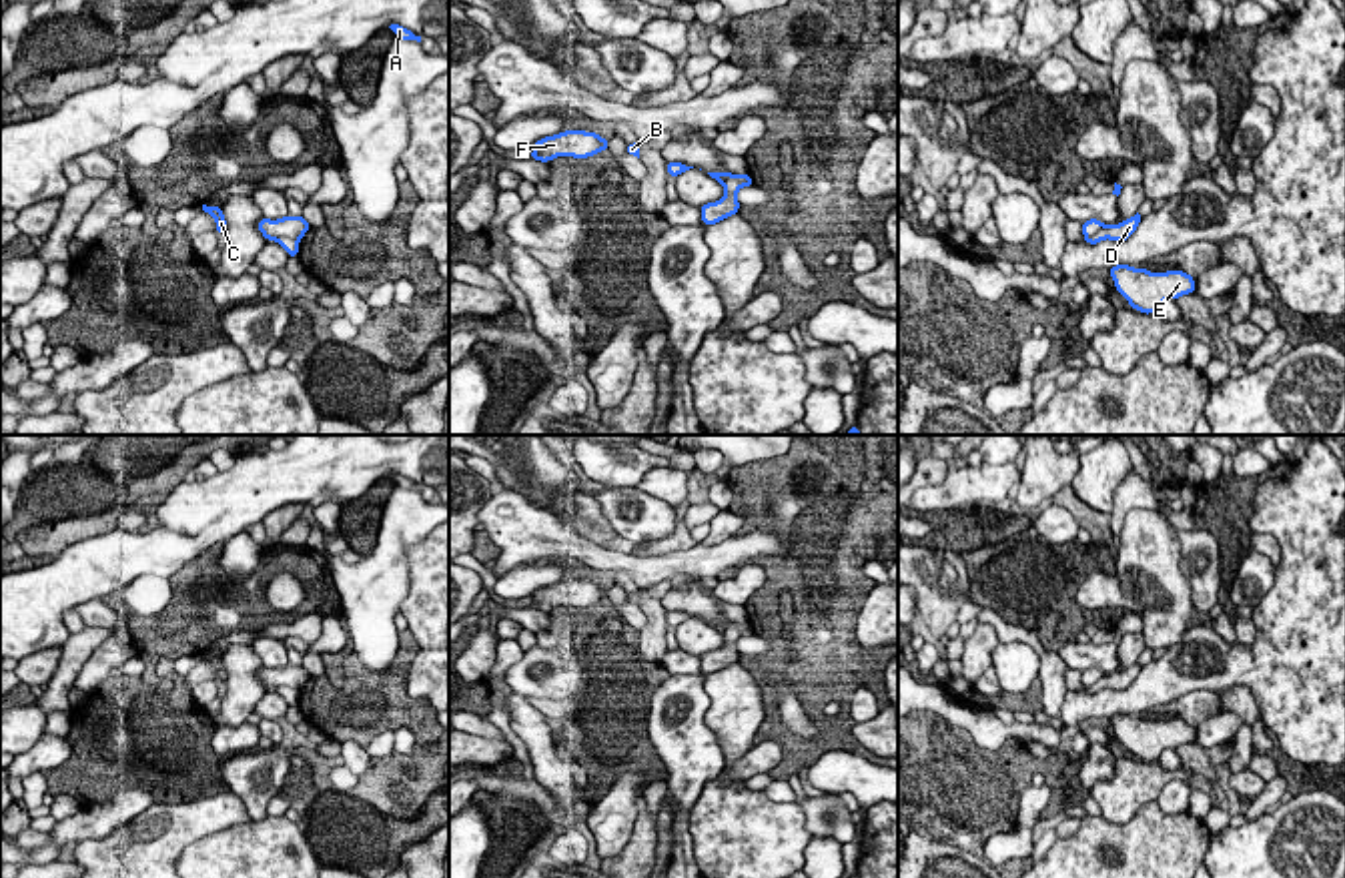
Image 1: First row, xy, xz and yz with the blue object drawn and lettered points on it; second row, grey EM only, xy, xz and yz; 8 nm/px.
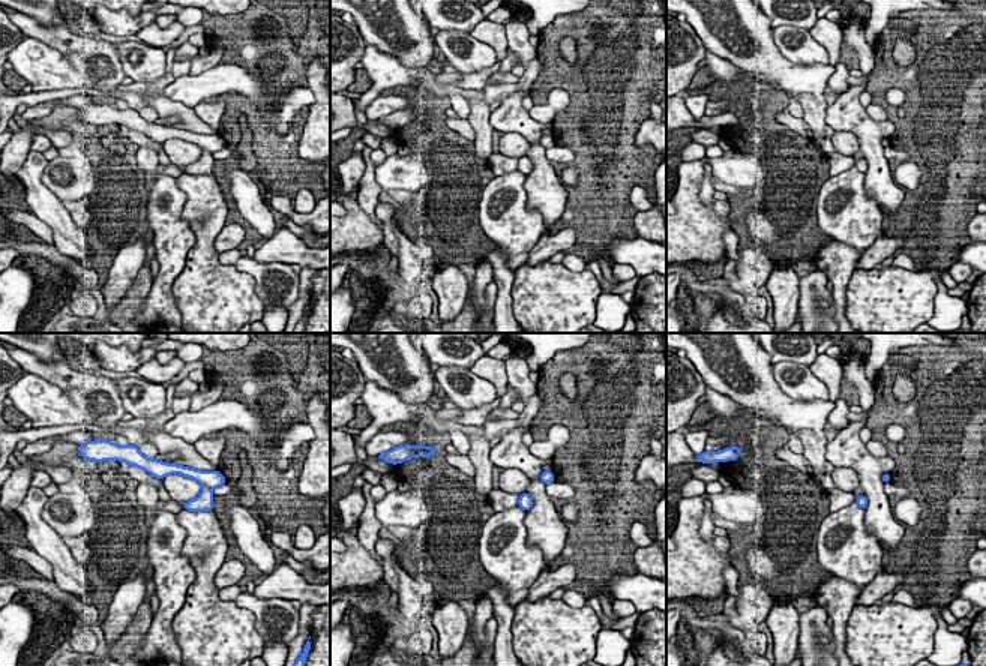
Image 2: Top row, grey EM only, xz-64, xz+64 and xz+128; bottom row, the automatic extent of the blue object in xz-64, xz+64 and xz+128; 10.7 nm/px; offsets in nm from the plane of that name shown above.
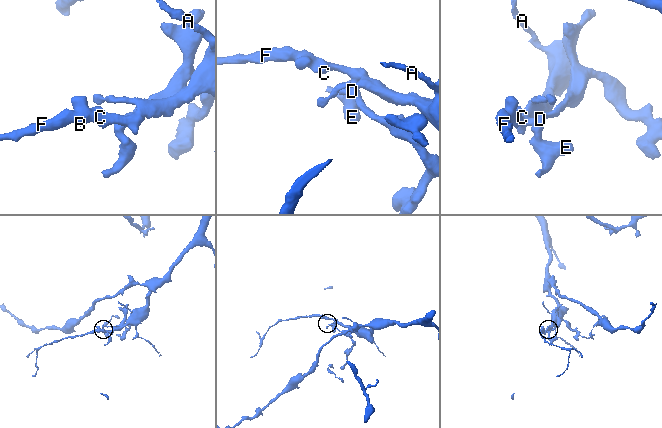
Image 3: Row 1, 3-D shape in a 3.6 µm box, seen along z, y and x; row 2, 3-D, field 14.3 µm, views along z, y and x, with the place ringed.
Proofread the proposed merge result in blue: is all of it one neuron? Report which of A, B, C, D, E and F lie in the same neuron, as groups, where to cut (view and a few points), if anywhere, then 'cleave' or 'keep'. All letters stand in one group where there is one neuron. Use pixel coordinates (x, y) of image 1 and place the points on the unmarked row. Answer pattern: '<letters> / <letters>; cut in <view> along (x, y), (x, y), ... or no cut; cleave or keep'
A B C F / D E; cut in xy along (275, 688), (289, 686), (297, 690); cleave

